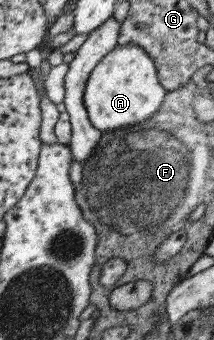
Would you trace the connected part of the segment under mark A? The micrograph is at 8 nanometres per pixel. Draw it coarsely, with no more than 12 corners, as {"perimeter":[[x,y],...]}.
{"perimeter":[[117,44],[87,78],[99,131],[154,114],[168,91],[141,46]]}

